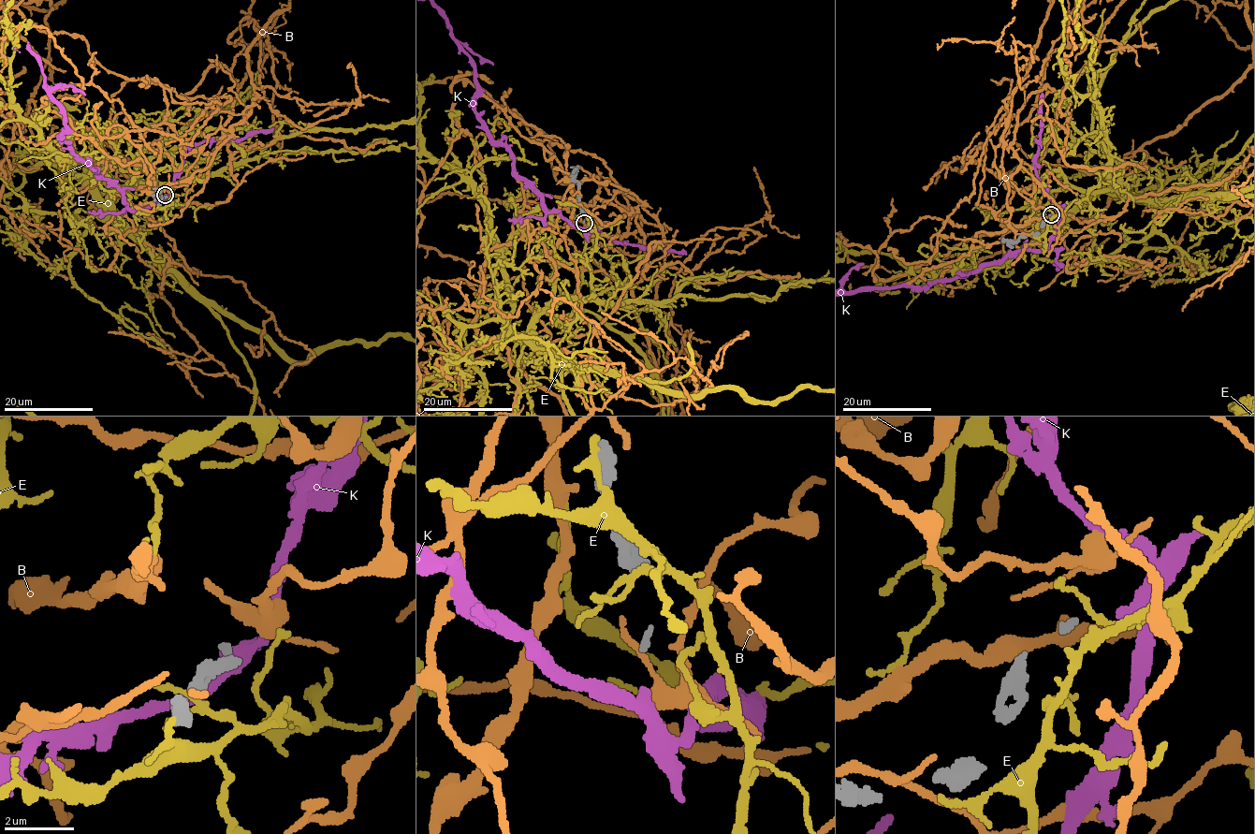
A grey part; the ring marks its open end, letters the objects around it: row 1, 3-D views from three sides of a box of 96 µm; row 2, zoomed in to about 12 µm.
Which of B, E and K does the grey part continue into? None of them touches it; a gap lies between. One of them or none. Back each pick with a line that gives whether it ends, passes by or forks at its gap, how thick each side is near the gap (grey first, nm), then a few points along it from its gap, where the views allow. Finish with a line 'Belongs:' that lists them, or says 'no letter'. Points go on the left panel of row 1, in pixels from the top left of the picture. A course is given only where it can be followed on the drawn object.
K: it passes by; 160 nm thick on the grey side, 260 nm on the other
Belongs: K

